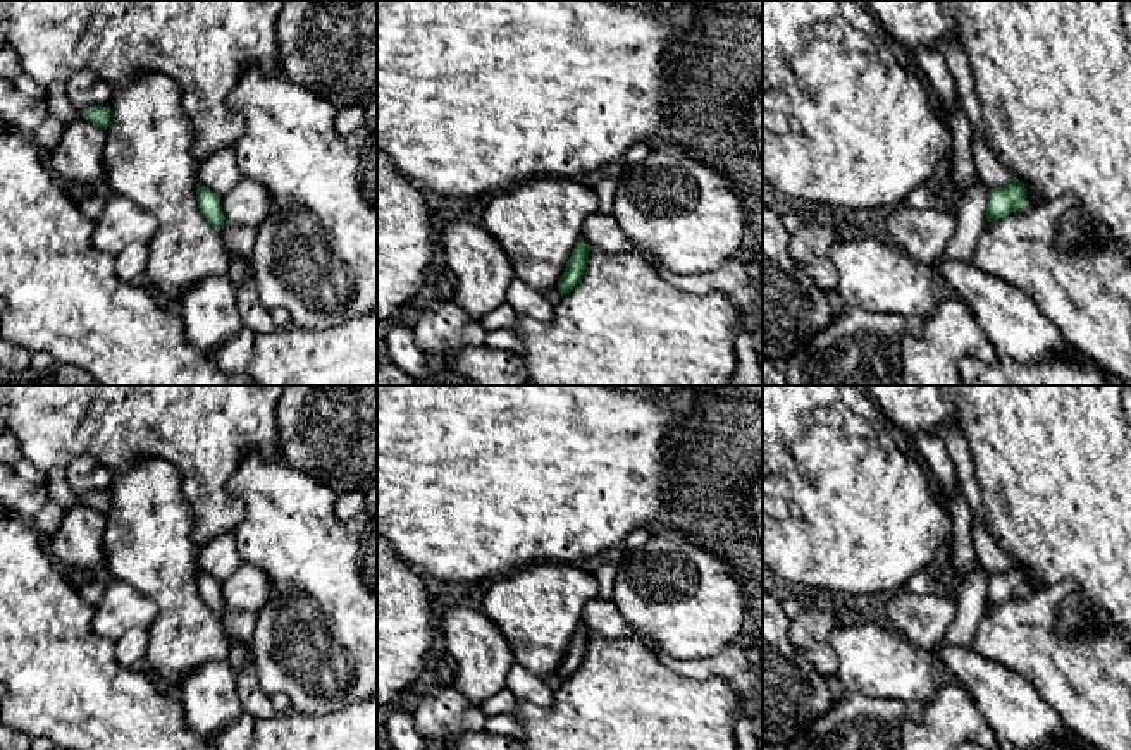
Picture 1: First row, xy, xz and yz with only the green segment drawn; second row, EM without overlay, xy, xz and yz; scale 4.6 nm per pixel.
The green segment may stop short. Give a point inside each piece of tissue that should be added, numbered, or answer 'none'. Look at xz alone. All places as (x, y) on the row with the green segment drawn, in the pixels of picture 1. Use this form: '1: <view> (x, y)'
none

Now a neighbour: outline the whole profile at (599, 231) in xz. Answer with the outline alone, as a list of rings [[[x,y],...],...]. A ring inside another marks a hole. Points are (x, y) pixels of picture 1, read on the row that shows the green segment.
[[[592,213],[582,229],[582,239],[590,246],[608,253],[633,251],[633,244],[620,229],[613,213]]]

